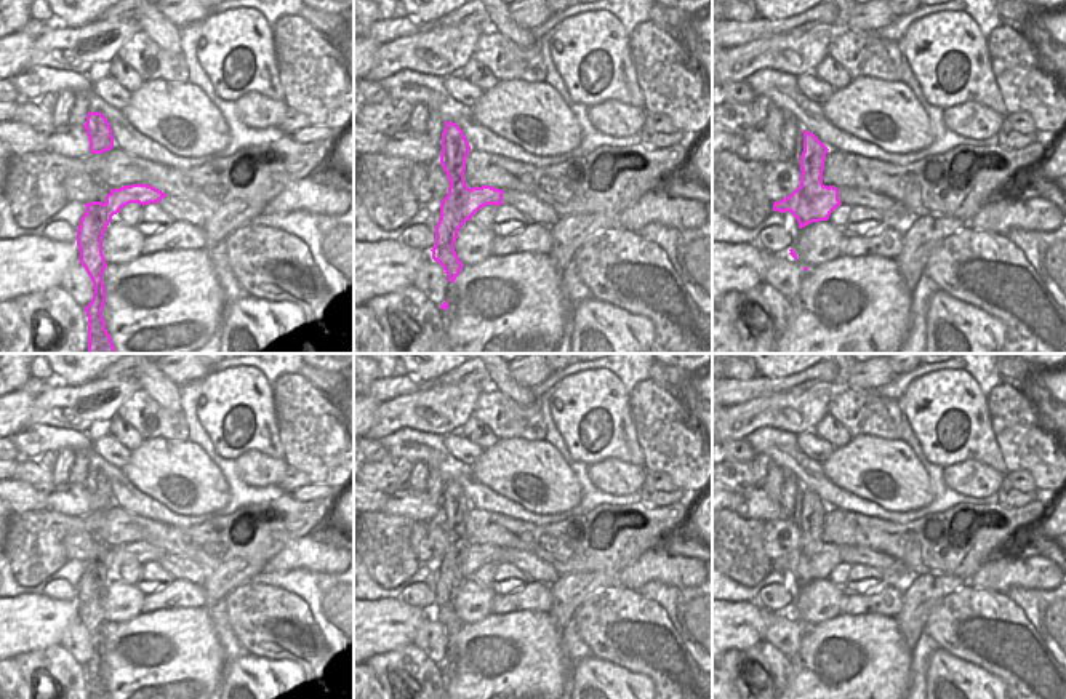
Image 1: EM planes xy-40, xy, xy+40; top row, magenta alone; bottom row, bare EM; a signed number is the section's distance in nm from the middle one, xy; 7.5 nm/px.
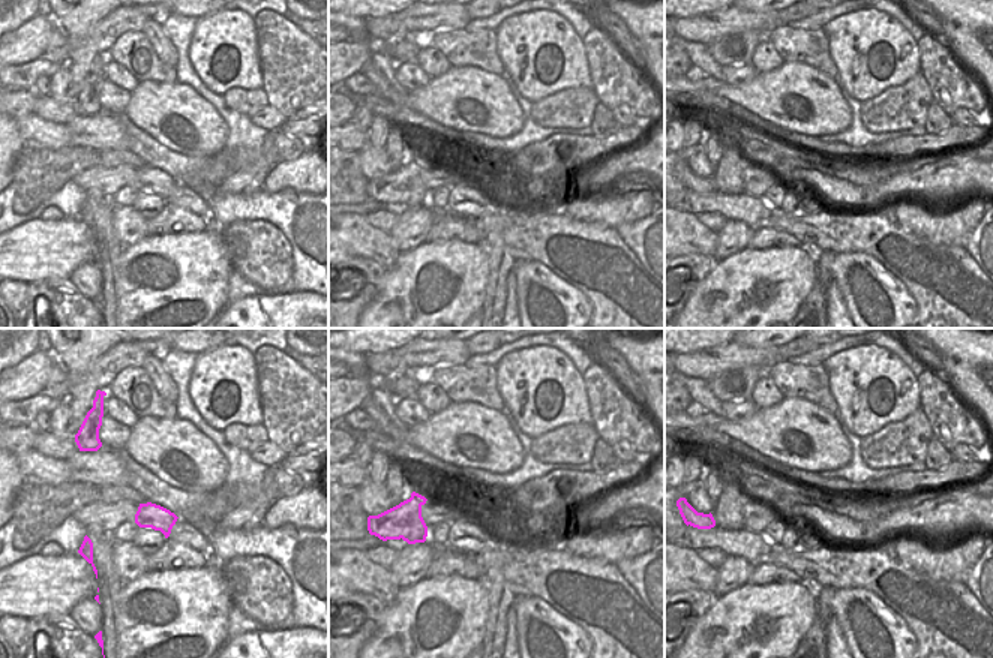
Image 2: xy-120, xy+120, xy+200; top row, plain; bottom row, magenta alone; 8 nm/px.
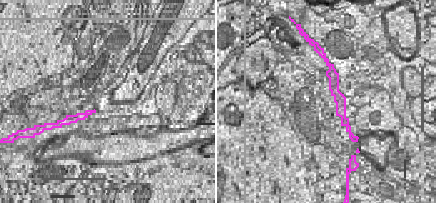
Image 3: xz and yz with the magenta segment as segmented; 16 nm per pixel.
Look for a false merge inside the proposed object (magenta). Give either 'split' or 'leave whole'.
split

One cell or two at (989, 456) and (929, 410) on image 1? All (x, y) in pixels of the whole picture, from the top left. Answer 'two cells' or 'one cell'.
one cell

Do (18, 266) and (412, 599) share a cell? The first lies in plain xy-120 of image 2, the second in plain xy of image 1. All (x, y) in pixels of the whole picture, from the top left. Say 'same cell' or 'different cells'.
different cells

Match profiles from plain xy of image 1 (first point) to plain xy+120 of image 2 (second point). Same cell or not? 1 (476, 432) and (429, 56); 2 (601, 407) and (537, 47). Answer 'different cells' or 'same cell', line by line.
1: same cell
2: same cell

